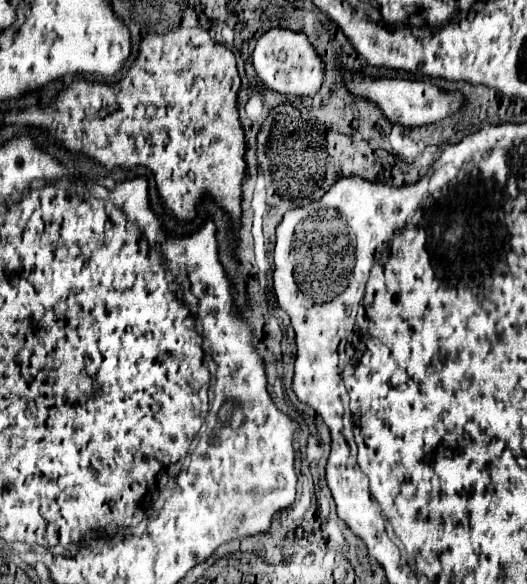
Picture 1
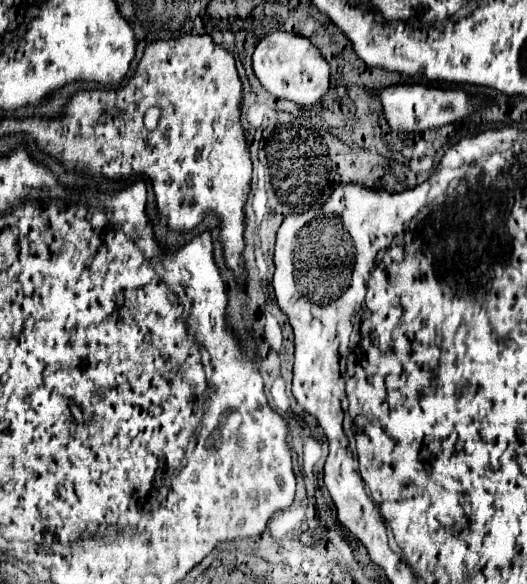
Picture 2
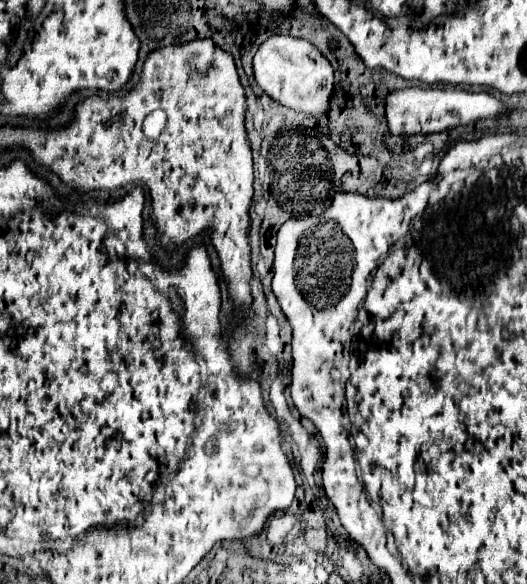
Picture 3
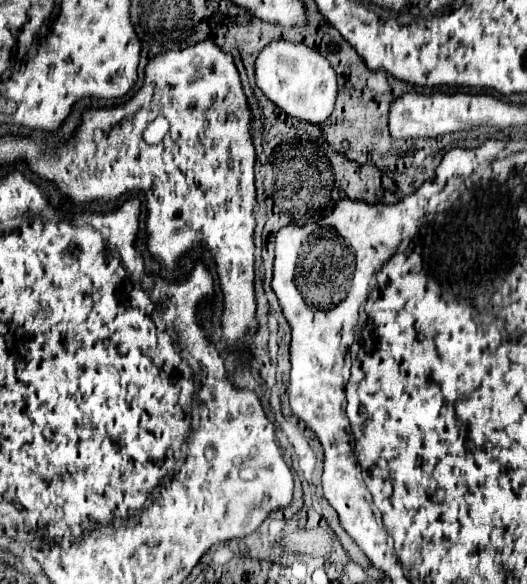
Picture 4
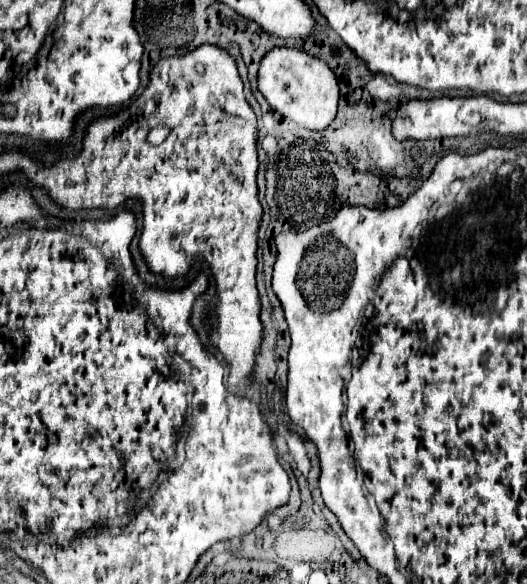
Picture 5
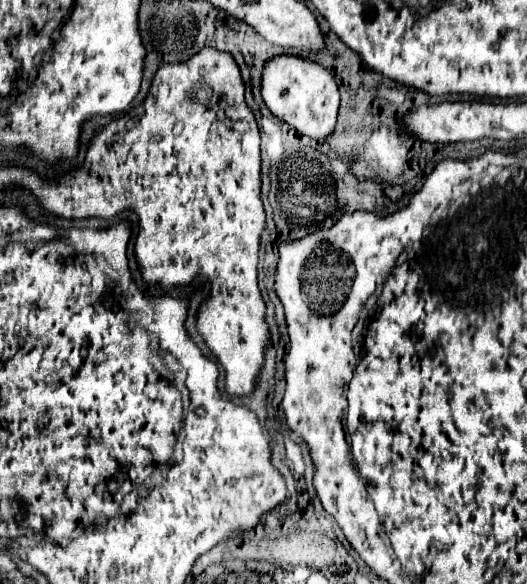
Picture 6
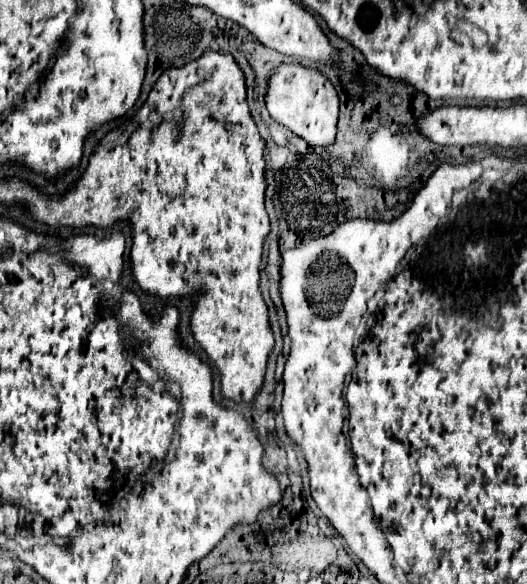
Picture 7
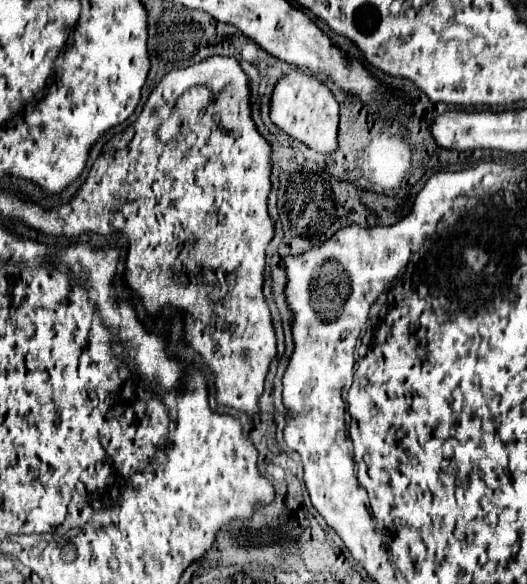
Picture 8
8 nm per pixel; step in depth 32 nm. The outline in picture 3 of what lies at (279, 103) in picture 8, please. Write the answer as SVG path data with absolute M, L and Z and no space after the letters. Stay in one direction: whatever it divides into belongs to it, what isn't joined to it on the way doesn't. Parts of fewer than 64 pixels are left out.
M290 36L268 38L254 56L256 84L282 106L296 110L304 116L320 120L330 112L330 100L334 96L334 70L330 62L306 40L294 40Z

